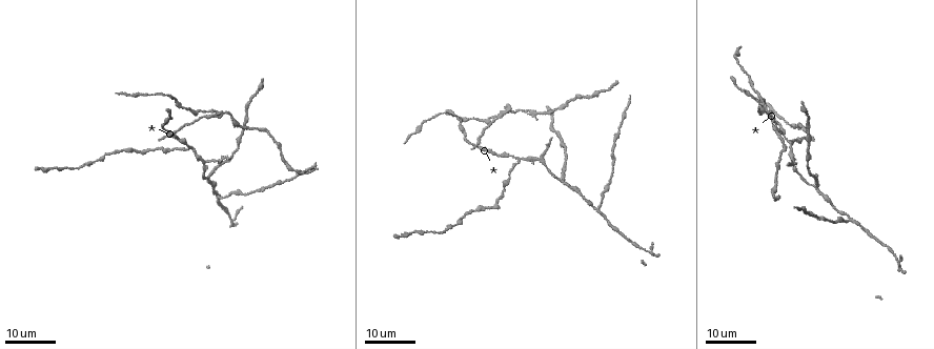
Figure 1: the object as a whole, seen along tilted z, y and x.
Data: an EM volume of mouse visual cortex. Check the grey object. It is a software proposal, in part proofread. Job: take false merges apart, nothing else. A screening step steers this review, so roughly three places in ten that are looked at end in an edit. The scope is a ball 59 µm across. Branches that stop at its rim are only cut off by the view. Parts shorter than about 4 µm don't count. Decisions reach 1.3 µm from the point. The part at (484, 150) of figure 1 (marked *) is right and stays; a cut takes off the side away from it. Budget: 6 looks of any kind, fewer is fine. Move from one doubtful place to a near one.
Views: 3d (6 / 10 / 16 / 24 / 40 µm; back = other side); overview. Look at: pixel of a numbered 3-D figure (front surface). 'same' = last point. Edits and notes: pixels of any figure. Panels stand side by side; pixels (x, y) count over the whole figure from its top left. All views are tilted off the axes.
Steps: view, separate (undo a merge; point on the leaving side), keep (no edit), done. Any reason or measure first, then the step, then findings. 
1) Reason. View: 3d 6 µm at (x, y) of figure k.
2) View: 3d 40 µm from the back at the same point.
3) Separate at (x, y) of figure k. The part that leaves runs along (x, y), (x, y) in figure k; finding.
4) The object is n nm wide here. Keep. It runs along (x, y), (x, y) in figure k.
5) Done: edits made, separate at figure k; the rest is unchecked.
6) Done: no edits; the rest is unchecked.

Arms part here. View: 3d 16 µm at (791, 143) of figure 1.

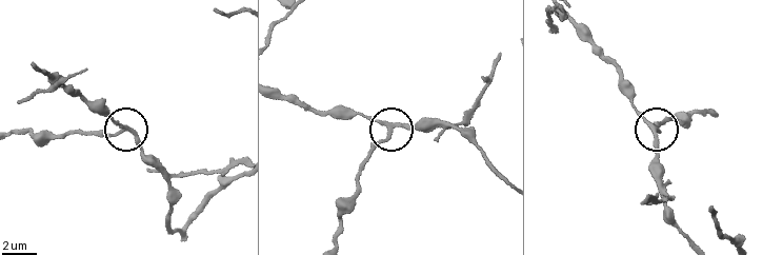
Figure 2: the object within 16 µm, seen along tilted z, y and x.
Closer look. View: 3d 10 µm at (392, 128) of figure 2.

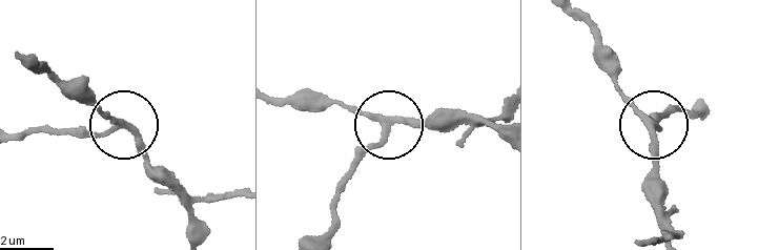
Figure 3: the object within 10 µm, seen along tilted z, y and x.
View: 3d 6 µm at (651, 124) of figure 3.

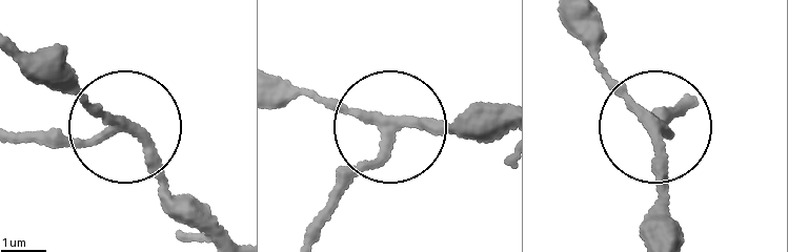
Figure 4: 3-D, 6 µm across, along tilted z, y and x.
3 arms meet here. Keep. It runs along (278, 90), (386, 121), (374, 161), (309, 237) in figure 4; one neuron here.

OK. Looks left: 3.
Arms part here. View: 3d 24 µm at (202, 163) of figure 1.

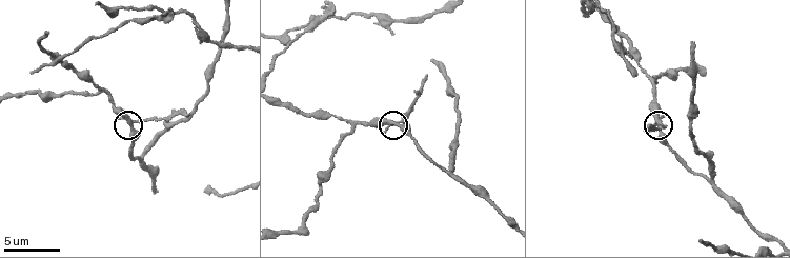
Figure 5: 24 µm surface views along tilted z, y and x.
View: 3d 6 µm at (395, 125) of figure 5.

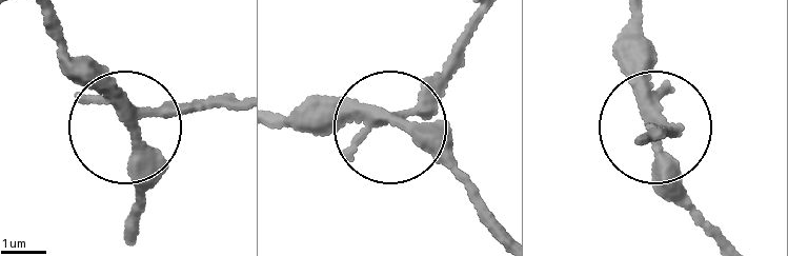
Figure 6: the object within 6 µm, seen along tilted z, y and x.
Separate at (193, 109) of figure 6. The part that leaves runs along (135, 109), (238, 109) in figure 6; a second neuron is stuck on.

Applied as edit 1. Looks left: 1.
Arms part here. View: 3d 6 µm at (158, 10) of figure 5.

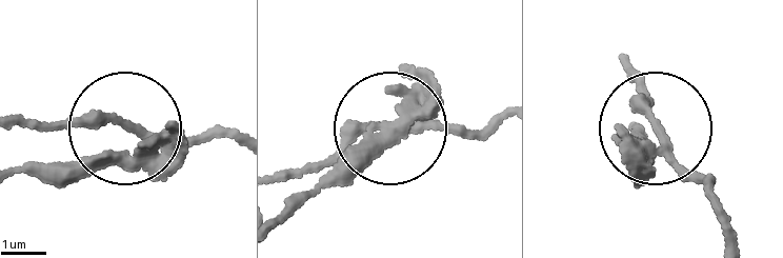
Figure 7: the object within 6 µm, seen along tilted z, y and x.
The side arm is 26 µm long. Separate at (97, 161) of figure 7. The part that leaves runs along (163, 137), (143, 158), (22, 166) in figure 7; two neurons meet here.

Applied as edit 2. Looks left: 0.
Done: edits made, separate at figure 6, separate at figure 7; the rest is unchecked.

